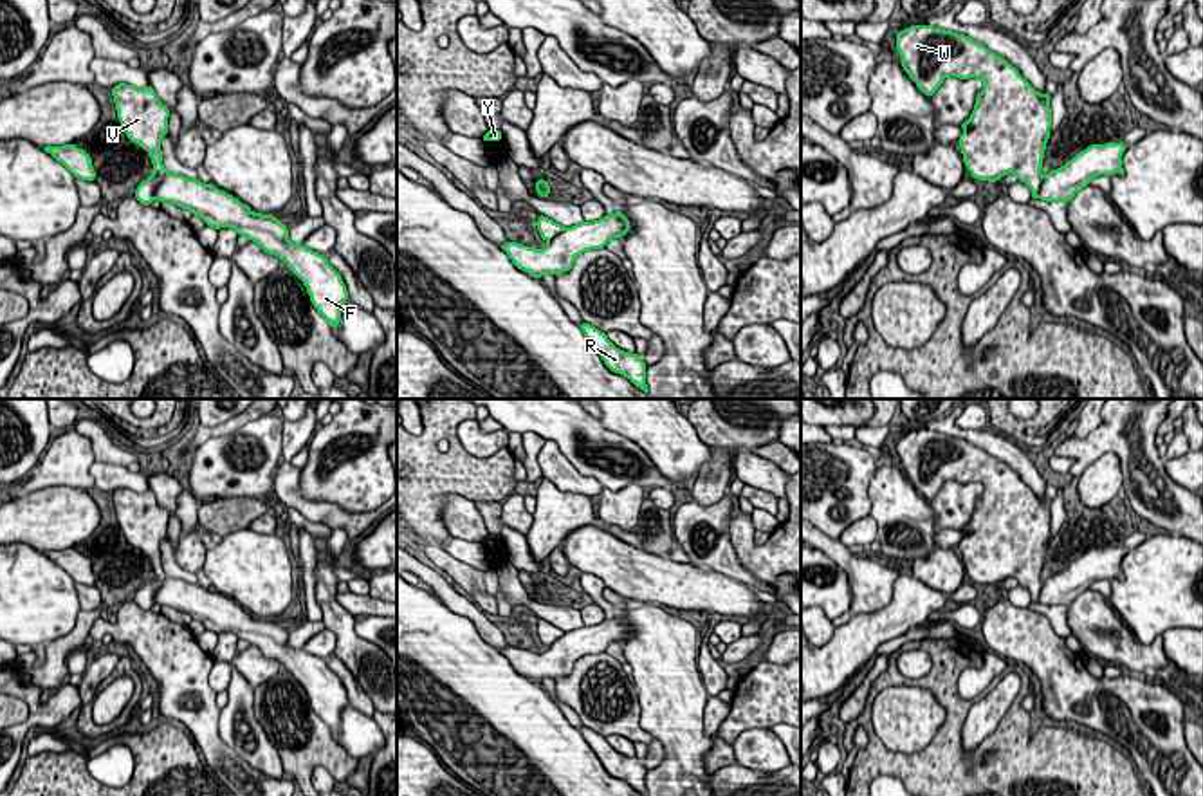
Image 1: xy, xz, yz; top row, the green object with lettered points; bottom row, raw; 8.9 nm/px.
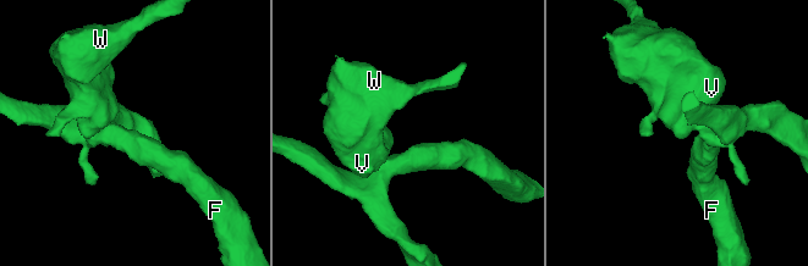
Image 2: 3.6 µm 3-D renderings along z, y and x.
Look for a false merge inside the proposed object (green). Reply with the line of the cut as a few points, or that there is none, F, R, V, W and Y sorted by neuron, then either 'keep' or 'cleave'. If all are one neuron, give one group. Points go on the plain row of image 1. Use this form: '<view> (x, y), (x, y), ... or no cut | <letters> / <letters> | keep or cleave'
xy (166, 576), (154, 601) | F R / V W Y | cleave

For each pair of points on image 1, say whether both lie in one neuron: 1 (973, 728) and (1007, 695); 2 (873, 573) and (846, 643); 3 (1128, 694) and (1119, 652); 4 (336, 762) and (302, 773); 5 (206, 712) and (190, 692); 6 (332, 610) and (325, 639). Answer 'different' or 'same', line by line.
1: same
2: different
3: different
4: same
5: same
6: different

